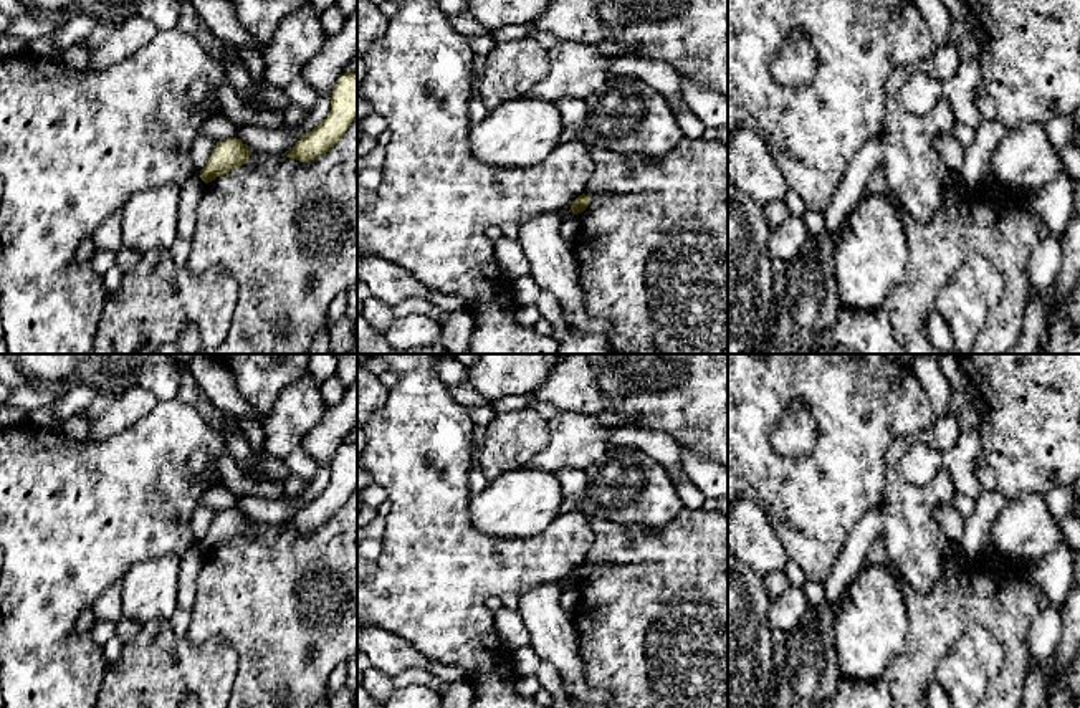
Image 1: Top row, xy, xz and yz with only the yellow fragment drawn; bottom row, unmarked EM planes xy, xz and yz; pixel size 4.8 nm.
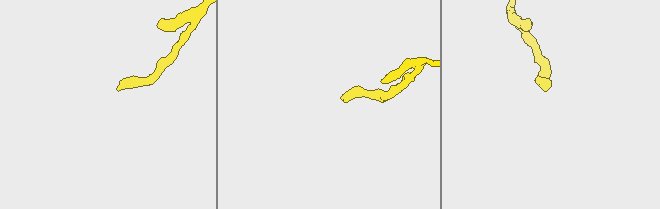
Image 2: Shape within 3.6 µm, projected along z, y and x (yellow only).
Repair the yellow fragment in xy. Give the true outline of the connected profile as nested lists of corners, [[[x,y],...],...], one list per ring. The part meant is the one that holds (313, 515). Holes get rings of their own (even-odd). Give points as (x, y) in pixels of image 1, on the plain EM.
[[[344,443],[332,460],[327,488],[318,498],[303,505],[299,511],[281,526],[299,533],[321,528],[346,505],[356,486],[357,443]]]

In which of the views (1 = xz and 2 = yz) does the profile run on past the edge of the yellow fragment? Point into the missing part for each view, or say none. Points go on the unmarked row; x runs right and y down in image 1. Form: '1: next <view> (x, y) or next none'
1: next none
2: next none

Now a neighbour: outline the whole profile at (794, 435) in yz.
[[[796,400],[771,433],[771,445],[779,455],[804,457],[815,447],[817,428],[809,407]]]

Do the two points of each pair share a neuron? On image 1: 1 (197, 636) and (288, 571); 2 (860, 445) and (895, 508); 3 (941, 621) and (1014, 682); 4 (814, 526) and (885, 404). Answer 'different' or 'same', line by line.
1: same
2: different
3: same
4: same

